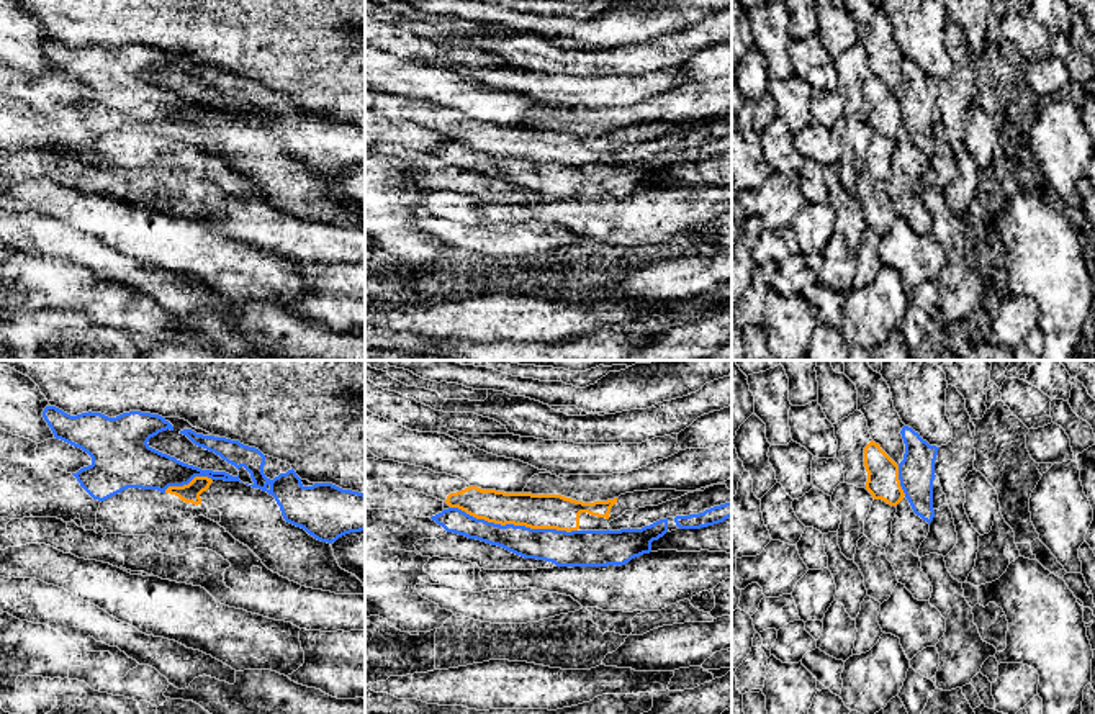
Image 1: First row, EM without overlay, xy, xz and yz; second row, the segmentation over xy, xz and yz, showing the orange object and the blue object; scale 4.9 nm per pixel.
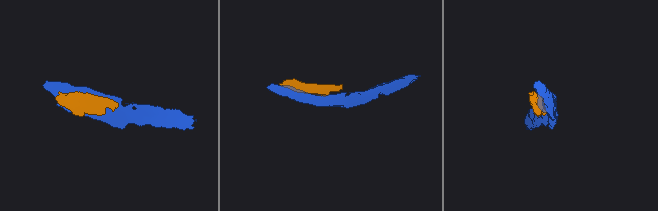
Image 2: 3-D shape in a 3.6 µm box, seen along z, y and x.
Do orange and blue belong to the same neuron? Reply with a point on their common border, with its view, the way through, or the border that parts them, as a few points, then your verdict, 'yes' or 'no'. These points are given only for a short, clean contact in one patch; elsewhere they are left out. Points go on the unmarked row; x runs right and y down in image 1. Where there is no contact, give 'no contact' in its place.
xz (514, 158) | yes

